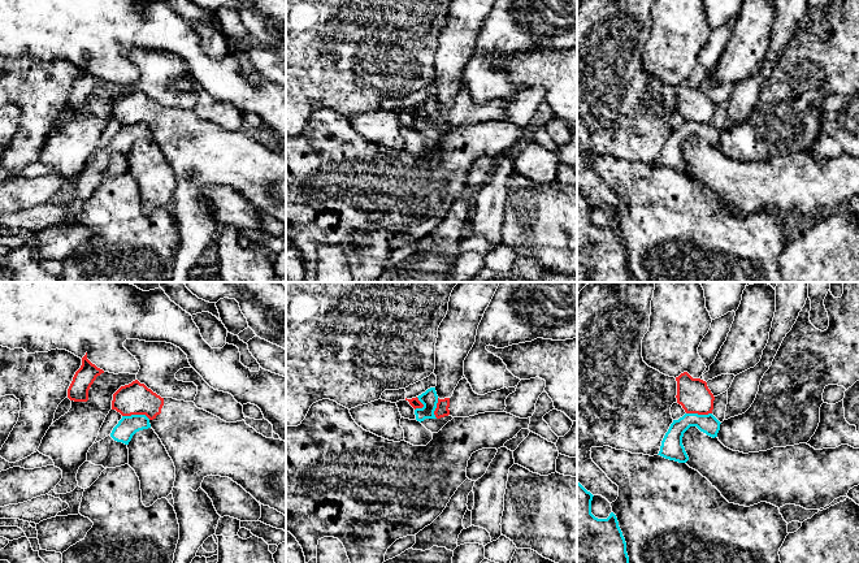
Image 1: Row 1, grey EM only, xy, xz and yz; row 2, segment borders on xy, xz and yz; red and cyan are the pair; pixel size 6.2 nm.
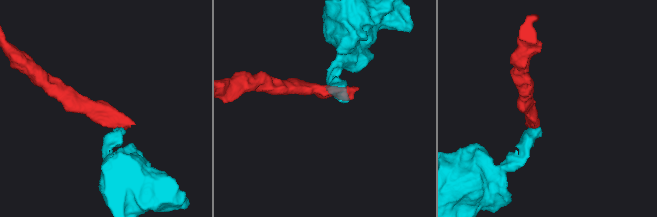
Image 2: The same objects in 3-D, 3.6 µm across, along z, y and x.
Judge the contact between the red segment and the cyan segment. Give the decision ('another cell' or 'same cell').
another cell

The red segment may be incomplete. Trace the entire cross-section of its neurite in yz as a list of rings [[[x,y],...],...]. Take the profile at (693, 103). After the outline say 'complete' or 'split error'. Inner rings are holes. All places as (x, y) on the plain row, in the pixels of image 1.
[[[687,81],[676,86],[677,112],[686,122],[708,124],[712,122],[715,105],[700,87],[693,87]]]; complete

